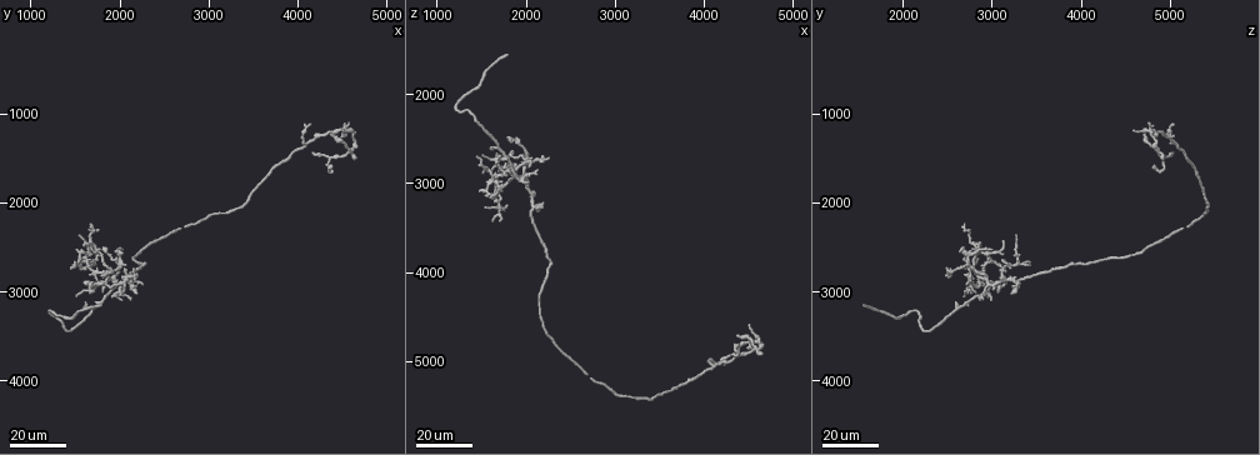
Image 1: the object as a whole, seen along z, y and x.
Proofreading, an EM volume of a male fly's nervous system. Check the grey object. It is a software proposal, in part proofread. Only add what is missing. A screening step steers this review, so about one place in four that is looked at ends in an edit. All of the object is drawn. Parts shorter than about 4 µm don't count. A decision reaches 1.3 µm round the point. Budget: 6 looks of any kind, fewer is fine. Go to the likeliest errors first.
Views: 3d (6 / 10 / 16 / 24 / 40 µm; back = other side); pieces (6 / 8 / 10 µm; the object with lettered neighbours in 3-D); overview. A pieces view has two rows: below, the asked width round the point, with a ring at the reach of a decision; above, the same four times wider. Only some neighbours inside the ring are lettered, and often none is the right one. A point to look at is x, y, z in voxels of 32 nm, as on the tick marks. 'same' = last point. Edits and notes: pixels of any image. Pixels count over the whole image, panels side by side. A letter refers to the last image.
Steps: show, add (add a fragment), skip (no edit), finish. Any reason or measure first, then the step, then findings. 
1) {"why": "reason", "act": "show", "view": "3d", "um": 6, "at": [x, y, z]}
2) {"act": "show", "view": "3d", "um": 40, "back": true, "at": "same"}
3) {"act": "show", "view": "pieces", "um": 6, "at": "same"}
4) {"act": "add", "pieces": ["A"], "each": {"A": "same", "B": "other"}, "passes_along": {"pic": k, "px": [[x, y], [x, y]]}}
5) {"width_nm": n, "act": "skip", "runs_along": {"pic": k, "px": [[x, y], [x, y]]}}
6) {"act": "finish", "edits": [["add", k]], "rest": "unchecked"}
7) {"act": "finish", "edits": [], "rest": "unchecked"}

{"why": "end of a long branch", "act": "show", "view": "3d", "um": 16, "at": [1800, 3150, 1550]}

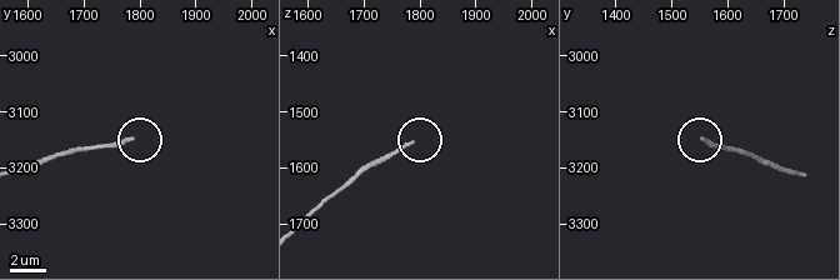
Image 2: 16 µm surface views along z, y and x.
{"act": "show", "view": "pieces", "um": 6, "at": [1785, 3150, 1555]}

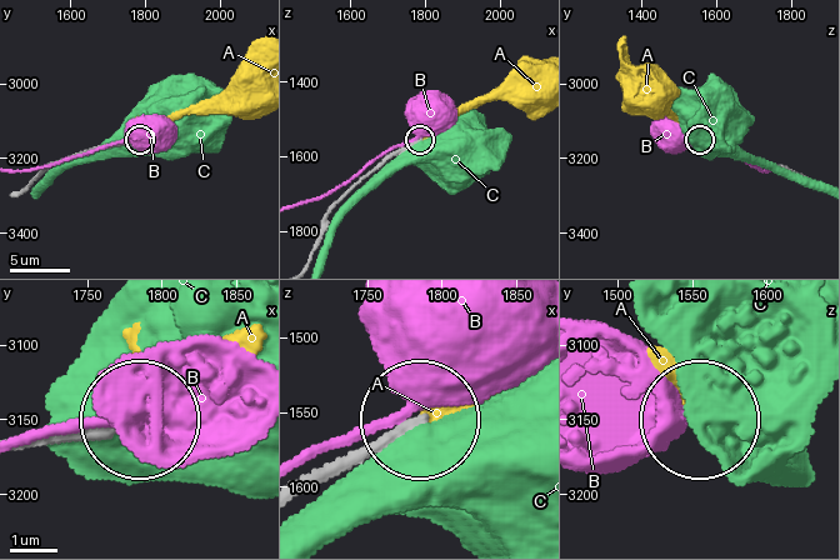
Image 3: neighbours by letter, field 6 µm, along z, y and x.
{"act": "skip", "each": {"A": "other", "B": "other", "C": "other"}, "runs_along": {"pic": 3, "px": [[309, 259], [326, 214], [359, 181], [418, 140]]}, "found": "no lettered fragment goes on from it"}

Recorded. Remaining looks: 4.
{"why": "end of a long branch", "act": "show", "view": "3d", "um": 24, "at": [2050, 2550, 2950]}

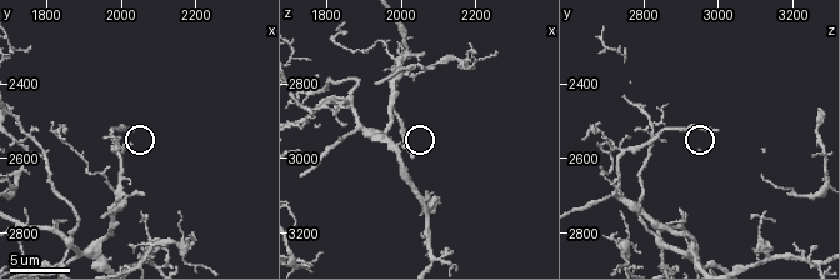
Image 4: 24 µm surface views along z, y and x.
{"act": "show", "view": "pieces", "um": 6, "at": [2020, 2530, 3000]}

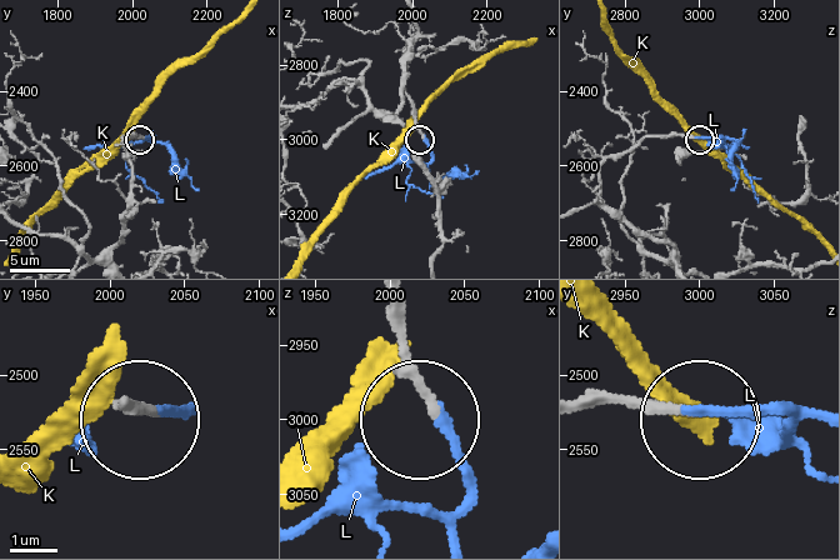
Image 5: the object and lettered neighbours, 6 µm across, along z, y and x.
{"act": "add", "pieces": ["L"], "each": {"K": "other", "L": "same"}, "passes_along": {"pic": 5, "px": [[583, 399], [774, 410], [798, 423], [786, 434], [810, 459]]}, "found": "it goes on there"}

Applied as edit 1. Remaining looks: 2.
{"act": "finish", "edits": [["add", 5]], "rest": "unchecked"}

